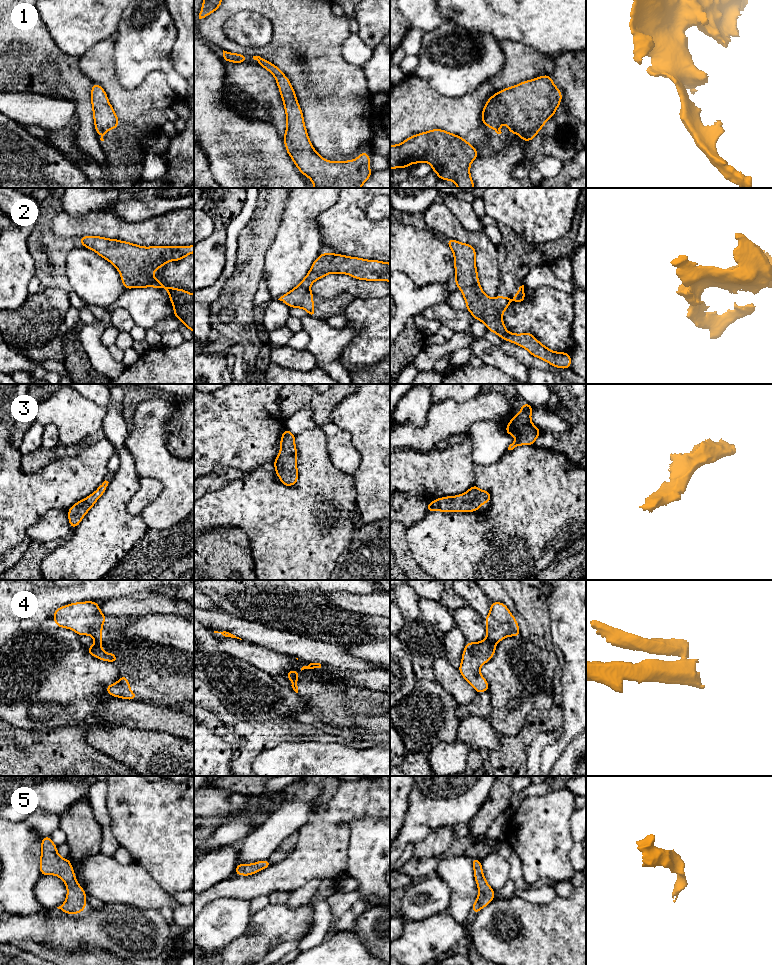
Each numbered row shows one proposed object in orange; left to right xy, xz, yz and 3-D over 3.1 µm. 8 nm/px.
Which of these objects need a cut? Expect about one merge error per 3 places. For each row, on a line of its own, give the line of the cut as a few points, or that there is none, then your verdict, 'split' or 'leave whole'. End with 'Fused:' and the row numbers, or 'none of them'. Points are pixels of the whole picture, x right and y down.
1: no cut | leave whole
2: no cut | leave whole
3: no cut | leave whole
4: yz (487, 636), (495, 643) | split
5: no cut | leave whole
Fused: 4

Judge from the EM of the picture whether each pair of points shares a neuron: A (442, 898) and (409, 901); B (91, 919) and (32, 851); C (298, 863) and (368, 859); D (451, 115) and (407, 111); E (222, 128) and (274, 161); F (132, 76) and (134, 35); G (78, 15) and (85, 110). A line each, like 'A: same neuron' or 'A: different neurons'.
A: same neuron
B: different neurons
C: different neurons
D: same neuron
E: same neuron
F: same neuron
G: different neurons

